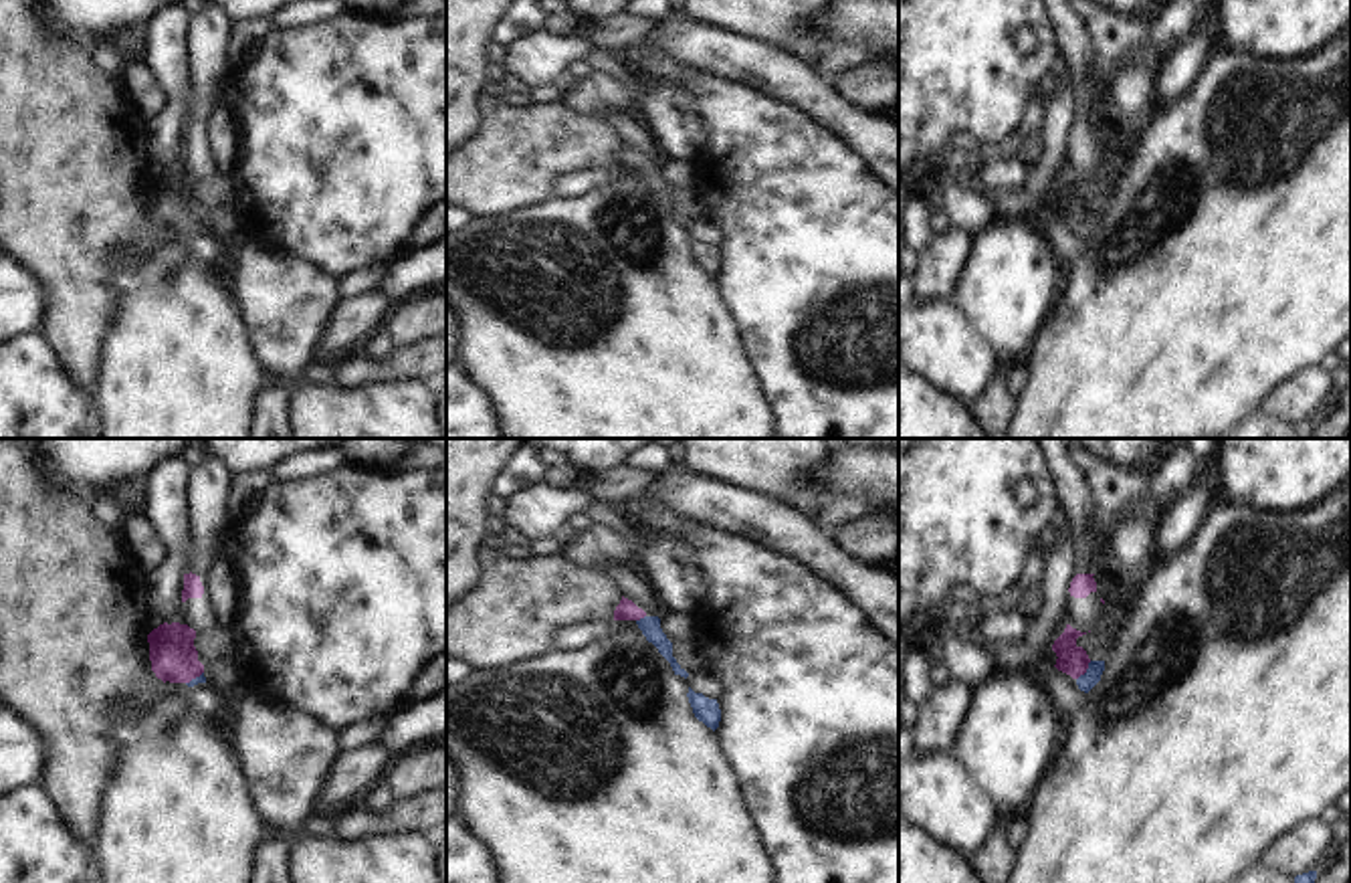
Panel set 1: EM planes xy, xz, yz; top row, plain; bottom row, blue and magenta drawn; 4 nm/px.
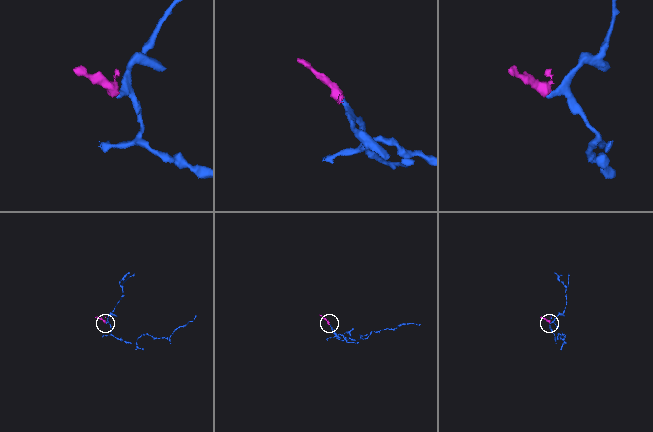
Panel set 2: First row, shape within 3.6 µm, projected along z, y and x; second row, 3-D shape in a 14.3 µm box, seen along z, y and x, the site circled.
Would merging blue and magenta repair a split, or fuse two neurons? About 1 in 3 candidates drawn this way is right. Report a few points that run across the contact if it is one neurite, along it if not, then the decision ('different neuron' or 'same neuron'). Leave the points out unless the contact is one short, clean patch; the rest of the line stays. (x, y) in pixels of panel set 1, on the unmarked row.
line yz (1091, 225), (1087, 219), (1073, 207); same neuron

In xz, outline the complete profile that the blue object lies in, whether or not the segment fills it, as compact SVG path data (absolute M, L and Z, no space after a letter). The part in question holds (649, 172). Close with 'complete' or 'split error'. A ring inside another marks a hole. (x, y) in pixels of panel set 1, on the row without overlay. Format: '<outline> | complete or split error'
M624 145L614 158L614 168L634 168L648 190L652 190L658 200L670 210L674 222L689 224L689 220L677 210L672 204L672 190L660 176L658 164L648 164L642 156L638 156L632 148Z | split error

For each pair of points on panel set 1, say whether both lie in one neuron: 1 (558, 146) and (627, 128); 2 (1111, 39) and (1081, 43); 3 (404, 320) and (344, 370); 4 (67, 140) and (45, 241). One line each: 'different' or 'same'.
1: different
2: different
3: different
4: same

